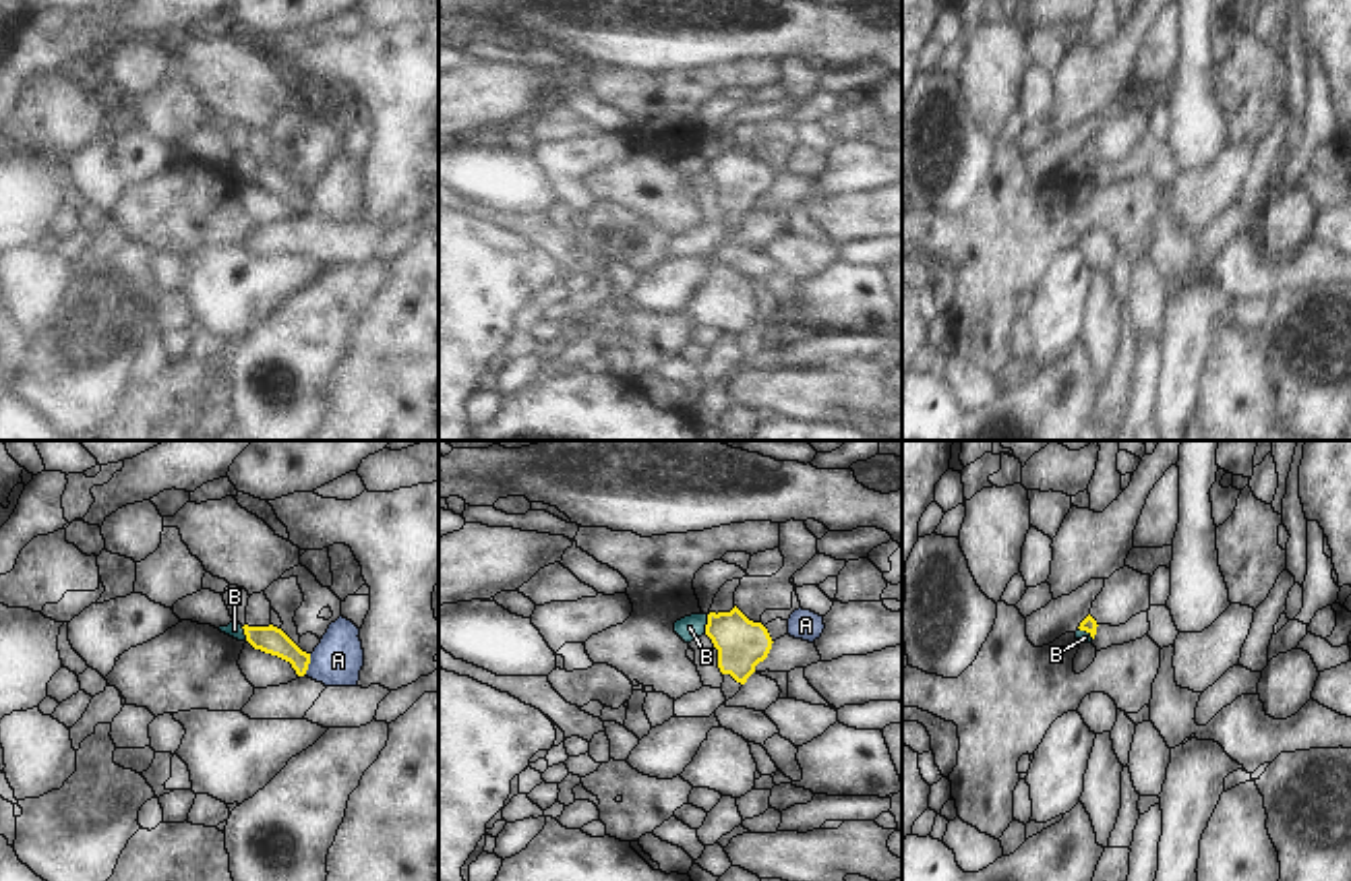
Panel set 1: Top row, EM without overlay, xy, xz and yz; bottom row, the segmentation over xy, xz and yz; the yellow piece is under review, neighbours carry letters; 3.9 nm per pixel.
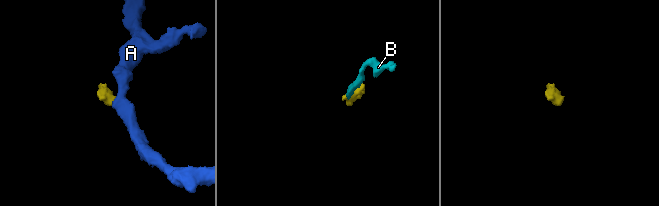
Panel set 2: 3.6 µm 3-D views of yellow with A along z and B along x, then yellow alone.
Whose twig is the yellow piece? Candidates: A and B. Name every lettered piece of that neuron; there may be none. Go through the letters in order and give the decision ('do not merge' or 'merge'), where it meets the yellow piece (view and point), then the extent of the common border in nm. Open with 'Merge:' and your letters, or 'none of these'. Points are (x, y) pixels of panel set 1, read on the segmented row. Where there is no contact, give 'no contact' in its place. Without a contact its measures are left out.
Merge: none of these
A: do not merge | xy (309, 662) | 80 nm
B: do not merge | xz (706, 625) | 80 nm

